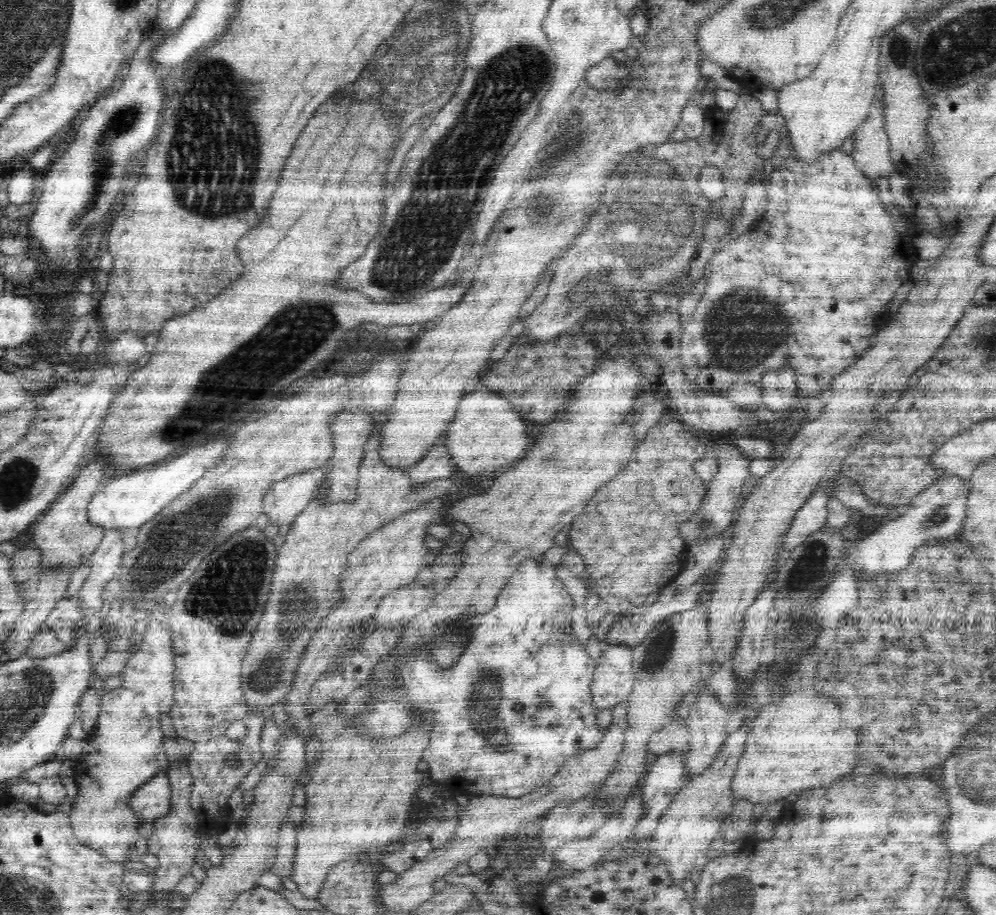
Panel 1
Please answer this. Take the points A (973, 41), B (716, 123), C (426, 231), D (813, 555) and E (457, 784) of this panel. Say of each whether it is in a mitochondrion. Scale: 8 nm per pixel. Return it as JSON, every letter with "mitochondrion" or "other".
{"A":"mitochondrion","B":"other","C":"mitochondrion","D":"mitochondrion","E":"other"}

